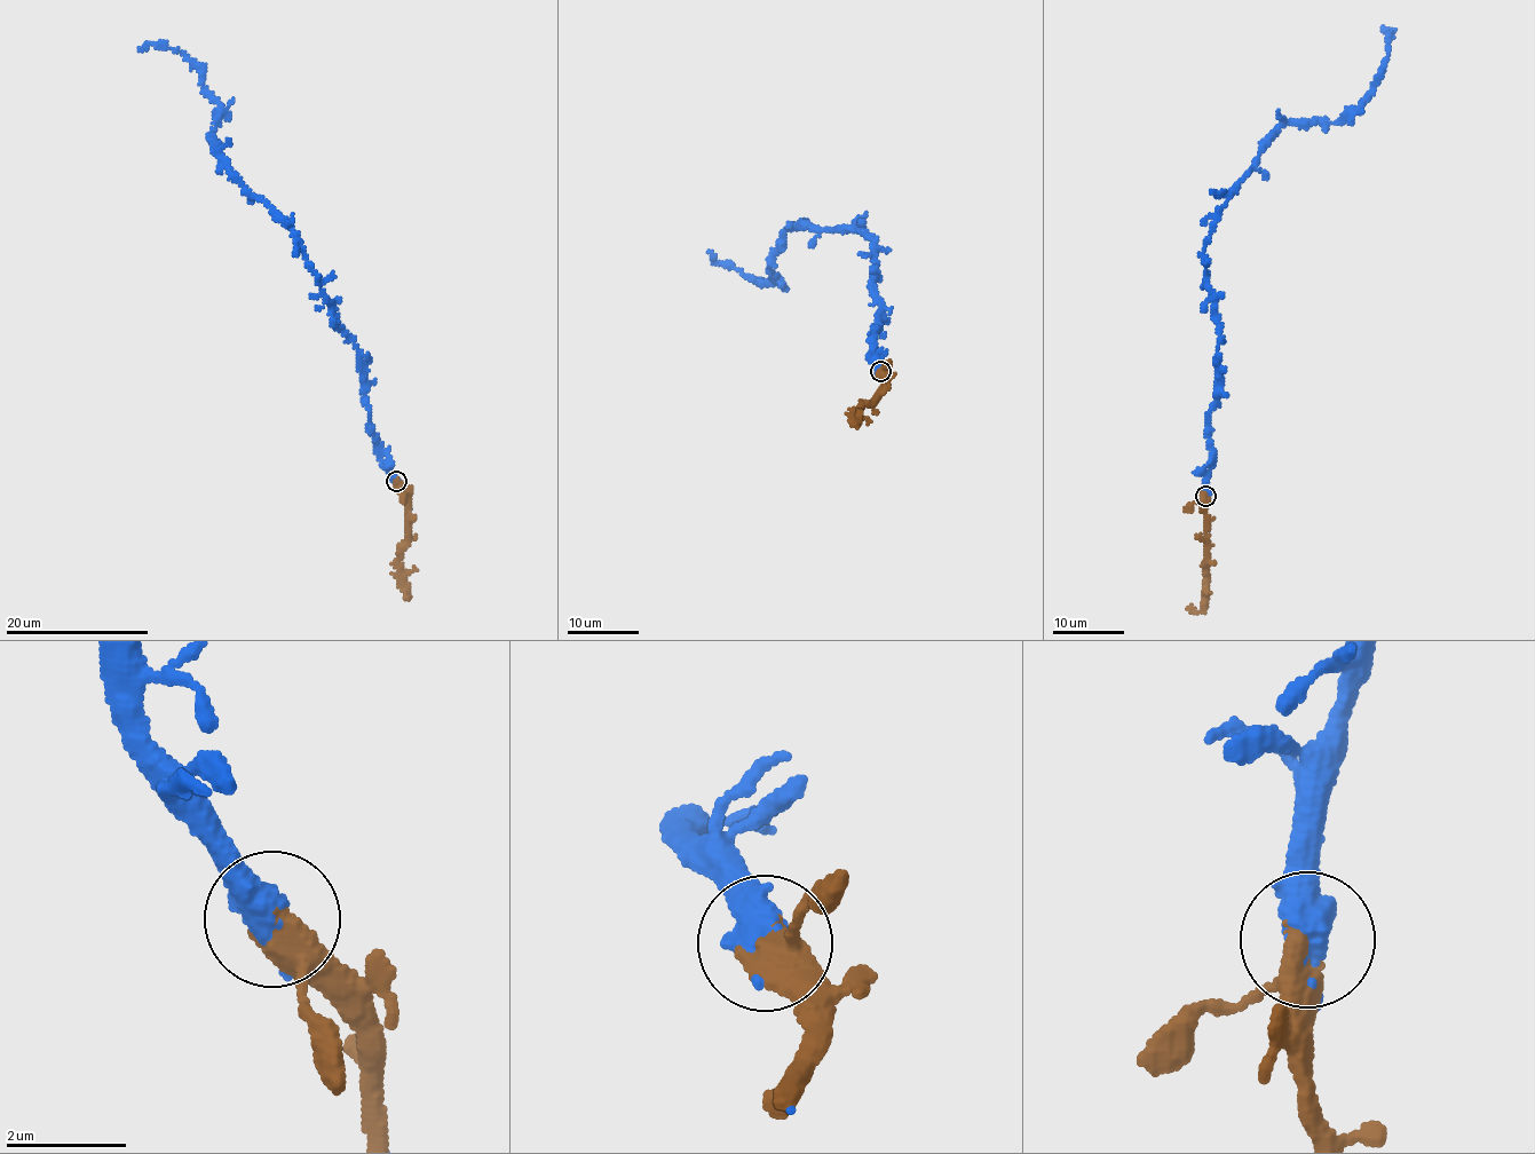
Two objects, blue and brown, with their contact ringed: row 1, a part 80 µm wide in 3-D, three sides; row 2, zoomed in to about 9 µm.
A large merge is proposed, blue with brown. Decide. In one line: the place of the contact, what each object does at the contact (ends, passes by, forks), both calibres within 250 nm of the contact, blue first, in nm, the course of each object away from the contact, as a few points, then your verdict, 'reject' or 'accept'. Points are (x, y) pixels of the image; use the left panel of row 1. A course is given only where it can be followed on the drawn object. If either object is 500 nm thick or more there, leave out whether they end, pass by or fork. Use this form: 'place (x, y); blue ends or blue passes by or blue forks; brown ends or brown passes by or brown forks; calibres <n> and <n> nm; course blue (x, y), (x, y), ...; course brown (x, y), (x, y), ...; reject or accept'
place (396, 481); blue passes by; brown passes by; calibres 460 and 360 nm; course blue (396, 481), (372, 429), (361, 352), (290, 228), (214, 151), (221, 108), (198, 70), (179, 52), (140, 50); course brown (396, 480), (408, 496), (408, 544), (400, 558), (400, 576), (408, 597); accept

